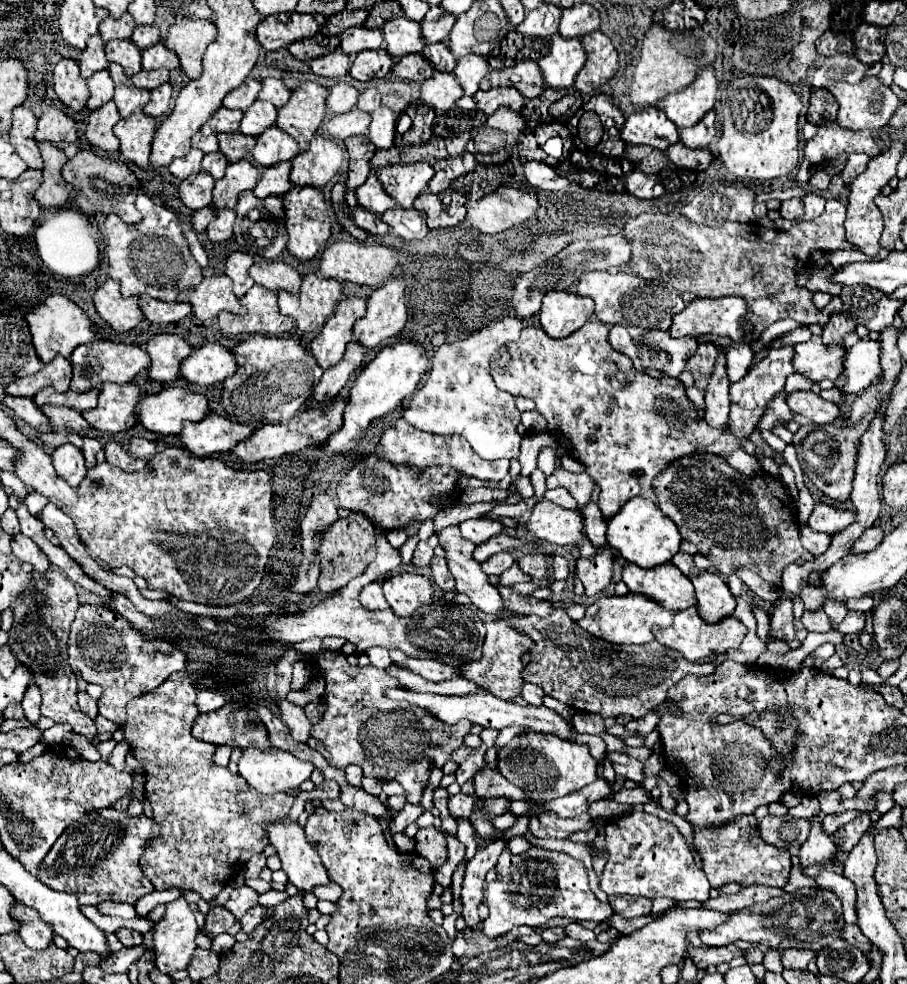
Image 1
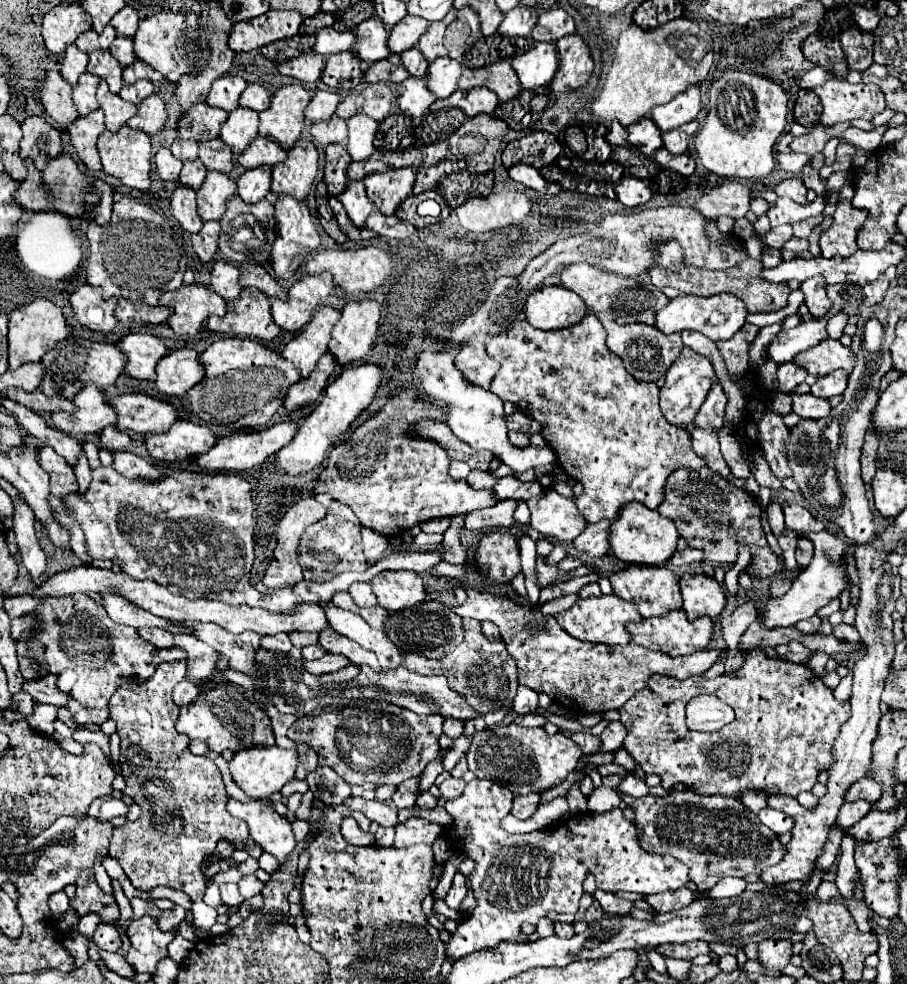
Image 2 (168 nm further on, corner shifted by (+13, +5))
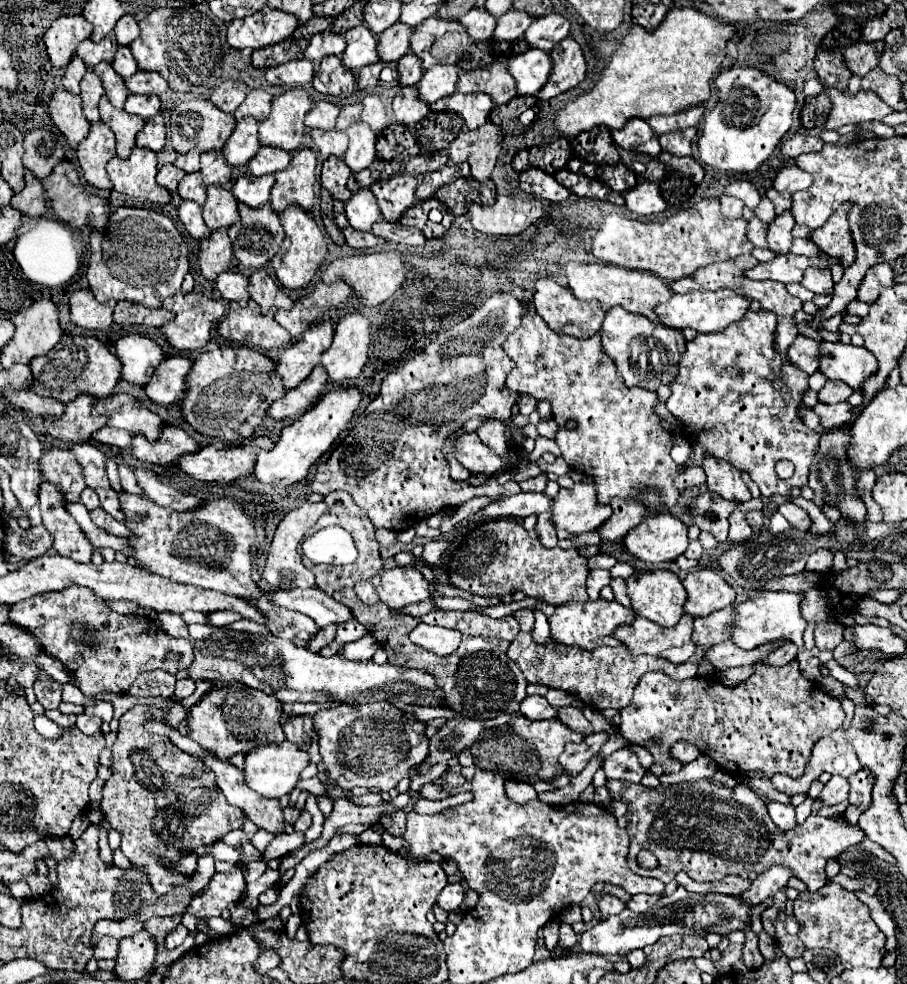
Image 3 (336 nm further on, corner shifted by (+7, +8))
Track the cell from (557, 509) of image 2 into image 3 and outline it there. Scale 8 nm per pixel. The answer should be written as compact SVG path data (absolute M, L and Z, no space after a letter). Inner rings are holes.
M574 484L574 488L560 488L552 498L552 522L556 530L582 534L596 530L610 514L610 506L600 506L596 490L590 484Z

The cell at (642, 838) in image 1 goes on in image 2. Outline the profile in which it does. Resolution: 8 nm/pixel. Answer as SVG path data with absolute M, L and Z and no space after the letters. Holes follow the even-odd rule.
M472 779L472 781L466 785L466 789L464 789L464 793L462 793L460 797L456 797L456 799L452 799L452 801L446 803L446 811L448 811L448 815L450 815L452 821L454 821L450 827L442 827L442 825L436 825L436 823L430 823L430 821L424 821L424 819L416 819L416 817L414 817L414 819L408 819L406 823L398 823L398 825L396 825L394 847L412 847L412 845L416 845L416 843L432 845L438 837L448 837L448 839L454 843L454 849L456 849L458 853L462 851L468 859L472 859L472 861L476 863L474 871L468 875L470 889L472 889L472 893L474 893L474 897L476 897L476 907L474 907L474 911L472 911L472 915L470 915L468 919L464 919L462 923L458 923L456 931L452 933L450 941L446 943L446 953L448 953L448 959L450 959L450 961L460 959L462 955L470 955L470 953L474 953L474 951L478 951L478 949L494 947L494 945L498 945L498 943L502 943L502 941L512 941L512 939L516 939L516 937L520 935L522 923L538 923L538 921L540 921L546 913L550 913L550 911L556 911L556 913L576 913L576 911L578 911L578 903L580 903L580 897L582 897L582 893L584 893L584 889L582 889L584 875L588 875L588 873L592 873L592 875L596 877L596 885L598 885L598 889L602 889L602 891L632 891L632 893L644 893L644 895L648 895L648 893L658 893L658 891L674 891L674 889L680 889L680 887L686 887L686 885L688 885L688 867L682 865L682 863L680 863L678 859L674 859L672 855L650 855L650 853L646 853L646 851L640 847L634 821L624 821L620 809L612 809L612 811L606 811L606 813L600 813L600 815L596 815L596 813L592 813L592 811L586 811L586 813L580 813L580 815L570 815L562 825L552 827L552 829L540 829L540 831L526 833L526 835L508 835L508 833L500 827L500 821L510 813L510 809L512 809L512 797L514 797L514 795L512 795L510 789L504 787L504 785L498 785L498 783L490 781L490 779Z

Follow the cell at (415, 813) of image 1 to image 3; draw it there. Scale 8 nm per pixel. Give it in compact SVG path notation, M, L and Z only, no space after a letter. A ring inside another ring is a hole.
M448 720L448 724L430 738L432 744L428 760L410 774L410 792L418 792L426 782L436 782L436 778L448 770L446 762L468 748L478 738L482 728L484 724L476 720Z

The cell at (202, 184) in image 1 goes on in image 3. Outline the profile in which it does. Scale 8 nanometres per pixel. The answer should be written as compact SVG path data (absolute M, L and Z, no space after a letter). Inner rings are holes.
M182 200L178 206L178 218L182 220L182 224L190 232L190 236L194 236L196 240L202 240L210 234L208 226L204 224L204 218L202 218L200 204L196 204L192 200Z

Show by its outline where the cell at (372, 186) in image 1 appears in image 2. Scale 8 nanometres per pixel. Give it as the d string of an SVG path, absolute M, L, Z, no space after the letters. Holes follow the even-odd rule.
M354 181L348 185L348 189L338 195L338 201L344 205L350 221L356 225L356 227L364 227L364 221L366 217L372 213L374 205L372 201L368 199L366 195L366 187L362 181Z

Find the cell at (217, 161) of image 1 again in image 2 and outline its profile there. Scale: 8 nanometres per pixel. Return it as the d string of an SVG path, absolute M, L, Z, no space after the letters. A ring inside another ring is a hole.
M196 159L192 163L184 163L178 185L198 191L202 187L202 183L204 183L204 177L206 177L206 167L200 163L200 159Z

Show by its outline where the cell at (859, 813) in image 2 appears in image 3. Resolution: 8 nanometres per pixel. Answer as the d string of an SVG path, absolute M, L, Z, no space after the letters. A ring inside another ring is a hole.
M860 770L850 778L850 804L858 806L862 810L868 810L868 804L872 802L872 774Z

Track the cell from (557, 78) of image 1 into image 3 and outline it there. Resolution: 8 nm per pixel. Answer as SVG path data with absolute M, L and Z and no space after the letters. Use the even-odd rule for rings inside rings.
M532 48L524 54L512 56L508 60L508 70L516 78L516 88L520 96L536 96L552 74L550 52Z

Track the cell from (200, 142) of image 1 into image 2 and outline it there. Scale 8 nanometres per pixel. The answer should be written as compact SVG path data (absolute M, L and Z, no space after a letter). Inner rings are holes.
M176 139L170 151L180 161L194 161L198 157L198 143L194 143L194 139L188 139L188 141Z

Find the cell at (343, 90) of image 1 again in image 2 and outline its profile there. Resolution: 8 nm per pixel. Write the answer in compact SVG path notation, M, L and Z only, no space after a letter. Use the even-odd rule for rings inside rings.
M318 91L318 93L314 93L312 101L308 103L304 117L312 123L316 123L318 119L330 119L334 115L338 103L340 103L340 97L334 91Z

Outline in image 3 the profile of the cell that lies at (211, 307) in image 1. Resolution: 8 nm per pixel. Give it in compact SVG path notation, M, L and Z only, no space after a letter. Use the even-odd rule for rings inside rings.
M178 292L166 298L162 308L172 310L176 318L162 326L168 342L178 350L198 350L210 340L210 330L224 316L224 304L198 292Z

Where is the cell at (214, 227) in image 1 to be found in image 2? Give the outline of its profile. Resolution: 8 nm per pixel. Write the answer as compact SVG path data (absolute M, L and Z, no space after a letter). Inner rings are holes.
M208 221L204 223L202 231L192 235L192 247L194 253L202 263L208 263L216 257L218 253L218 235L220 235L220 223L218 221Z

